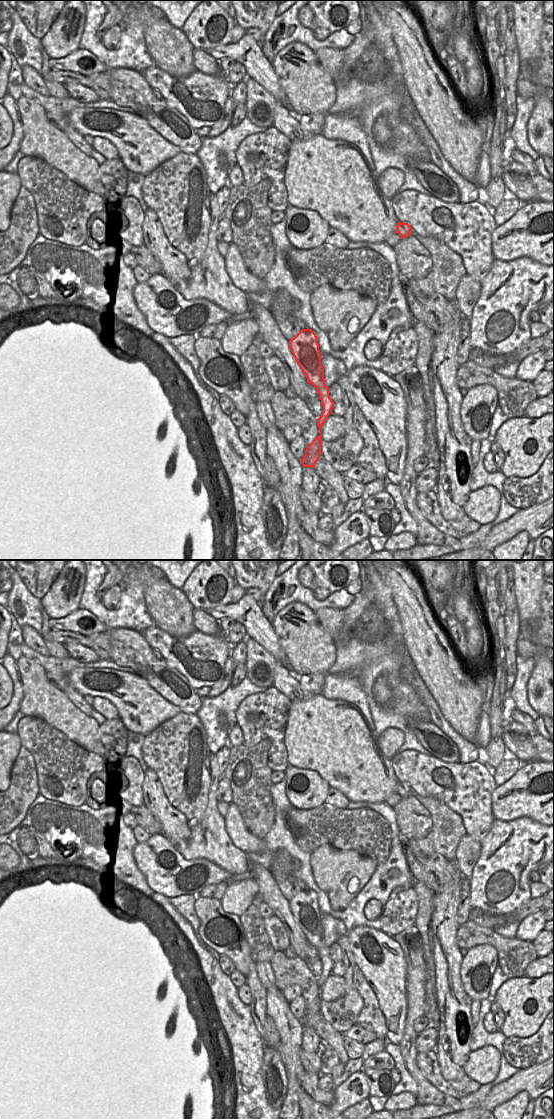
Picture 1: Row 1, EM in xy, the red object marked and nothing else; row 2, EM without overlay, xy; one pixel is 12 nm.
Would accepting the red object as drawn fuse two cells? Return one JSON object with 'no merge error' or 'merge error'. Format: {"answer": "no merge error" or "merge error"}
{"answer": "merge error"}

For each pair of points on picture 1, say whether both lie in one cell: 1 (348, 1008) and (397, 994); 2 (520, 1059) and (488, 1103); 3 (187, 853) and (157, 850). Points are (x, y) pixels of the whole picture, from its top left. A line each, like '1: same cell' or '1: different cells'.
1: different cells
2: different cells
3: different cells

